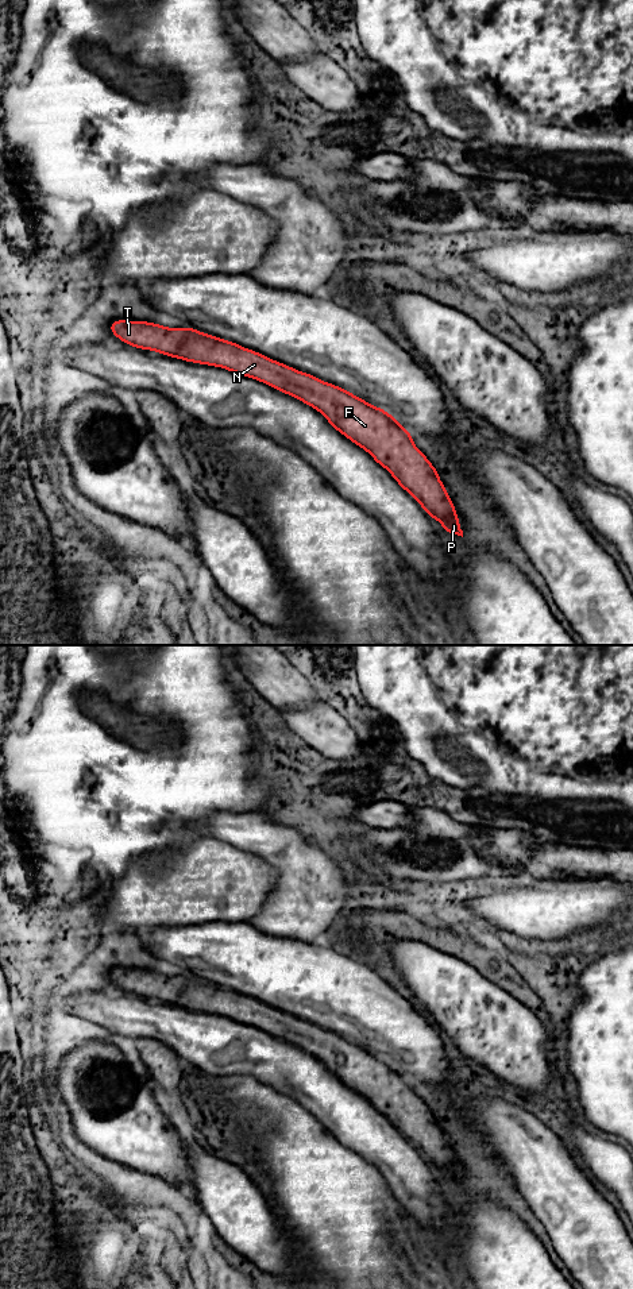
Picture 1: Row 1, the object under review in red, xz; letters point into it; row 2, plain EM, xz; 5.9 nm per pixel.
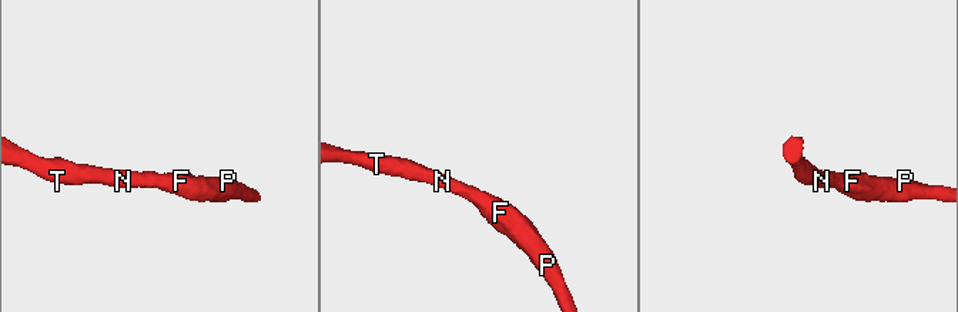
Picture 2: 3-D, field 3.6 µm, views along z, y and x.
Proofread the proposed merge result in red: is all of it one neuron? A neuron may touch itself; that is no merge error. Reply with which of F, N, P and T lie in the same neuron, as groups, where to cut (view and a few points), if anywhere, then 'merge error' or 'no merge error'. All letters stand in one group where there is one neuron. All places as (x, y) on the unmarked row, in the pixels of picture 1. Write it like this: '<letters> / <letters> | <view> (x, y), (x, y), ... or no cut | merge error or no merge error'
F N P T | no cut | no merge error

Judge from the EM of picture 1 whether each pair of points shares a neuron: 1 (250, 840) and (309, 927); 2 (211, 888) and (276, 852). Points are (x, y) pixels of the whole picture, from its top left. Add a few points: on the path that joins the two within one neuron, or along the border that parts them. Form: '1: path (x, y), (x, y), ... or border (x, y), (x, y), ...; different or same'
1: path (273, 856), (304, 887), (304, 904); same
2: border (234, 846), (258, 855), (276, 871), (274, 888); different

